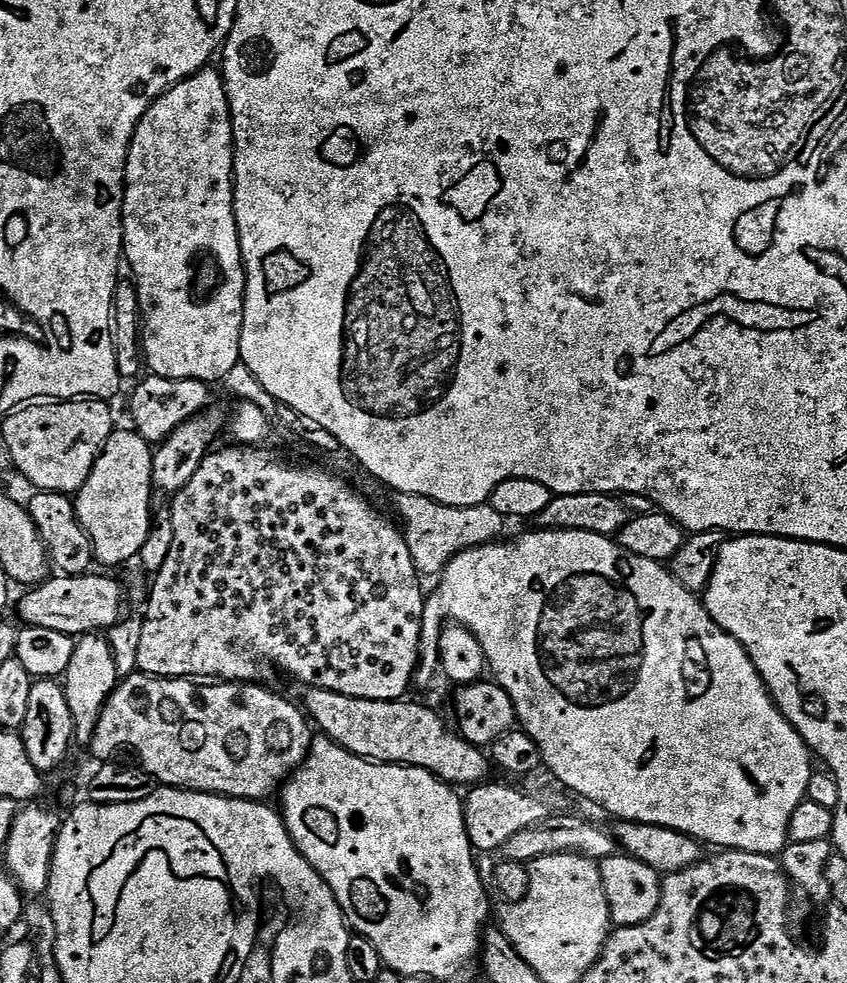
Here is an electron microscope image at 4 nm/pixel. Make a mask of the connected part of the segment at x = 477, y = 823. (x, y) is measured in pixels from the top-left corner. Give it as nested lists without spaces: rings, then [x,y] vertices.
[[[481,782],[471,789],[469,796],[463,797],[466,830],[473,849],[480,852],[499,853],[514,834],[521,830],[543,824],[550,815],[548,804],[540,796],[532,792],[523,792],[520,788],[511,788],[508,784],[492,784]]]

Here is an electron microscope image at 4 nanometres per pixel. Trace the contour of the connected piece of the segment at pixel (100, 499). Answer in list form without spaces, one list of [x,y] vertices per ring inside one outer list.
[[[113,431],[94,462],[90,478],[86,478],[80,491],[75,493],[74,503],[80,524],[90,538],[97,561],[108,568],[135,561],[154,525],[153,451],[153,445],[143,440],[139,432]]]

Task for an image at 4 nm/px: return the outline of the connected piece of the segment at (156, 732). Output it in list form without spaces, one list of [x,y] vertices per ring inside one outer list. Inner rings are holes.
[[[137,670],[132,675],[123,677],[112,693],[108,695],[108,700],[105,702],[103,710],[100,711],[90,751],[97,756],[97,761],[108,762],[115,757],[112,756],[115,752],[129,748],[140,759],[137,760],[139,767],[145,768],[161,785],[170,788],[182,788],[189,792],[210,792],[213,796],[230,796],[233,800],[267,801],[272,798],[268,796],[274,795],[275,792],[277,795],[281,785],[291,780],[303,768],[304,761],[307,760],[308,754],[312,750],[314,739],[313,725],[303,707],[299,703],[291,704],[286,697],[279,696],[278,693],[271,692],[268,688],[271,687],[260,682],[242,684],[239,682],[197,682],[192,678],[174,680],[162,676],[145,676],[143,672]]]

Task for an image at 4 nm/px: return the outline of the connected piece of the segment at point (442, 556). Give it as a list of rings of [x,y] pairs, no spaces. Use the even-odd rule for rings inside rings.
[[[397,495],[396,508],[404,519],[402,531],[404,541],[408,544],[410,558],[414,558],[414,566],[421,577],[439,577],[448,563],[460,552],[468,548],[476,548],[480,544],[491,544],[506,525],[505,516],[494,510],[489,503],[455,508],[434,502],[421,496]]]

